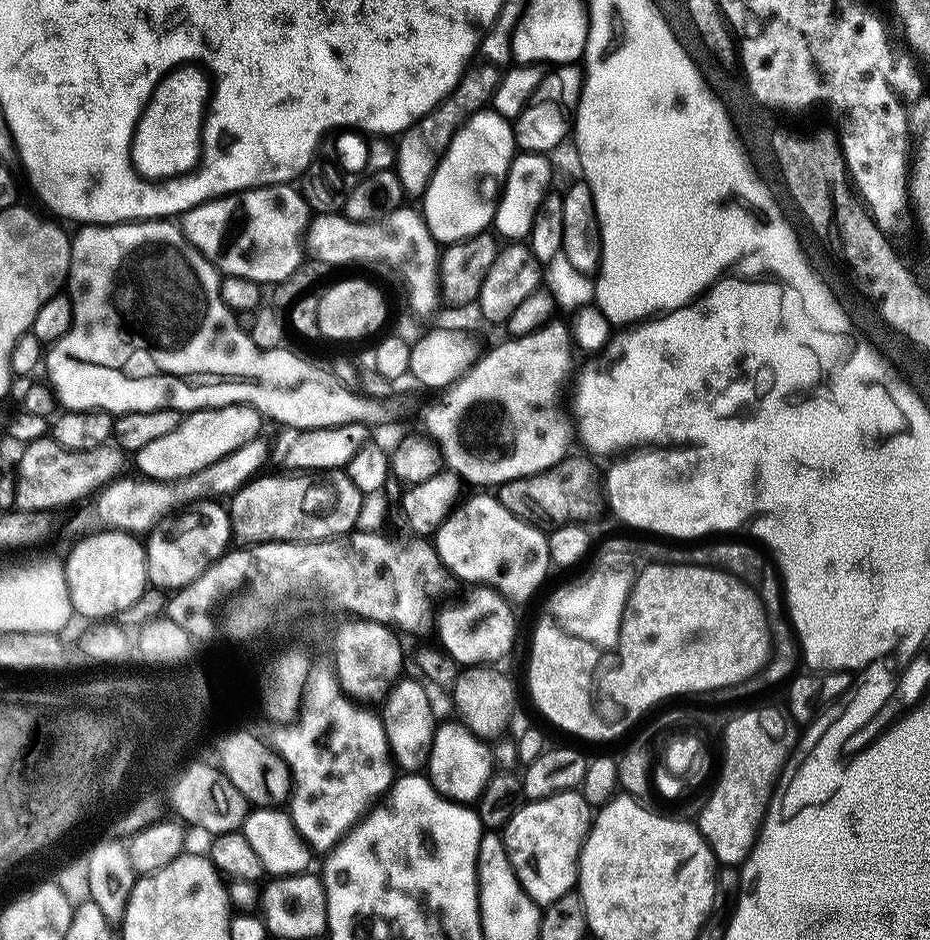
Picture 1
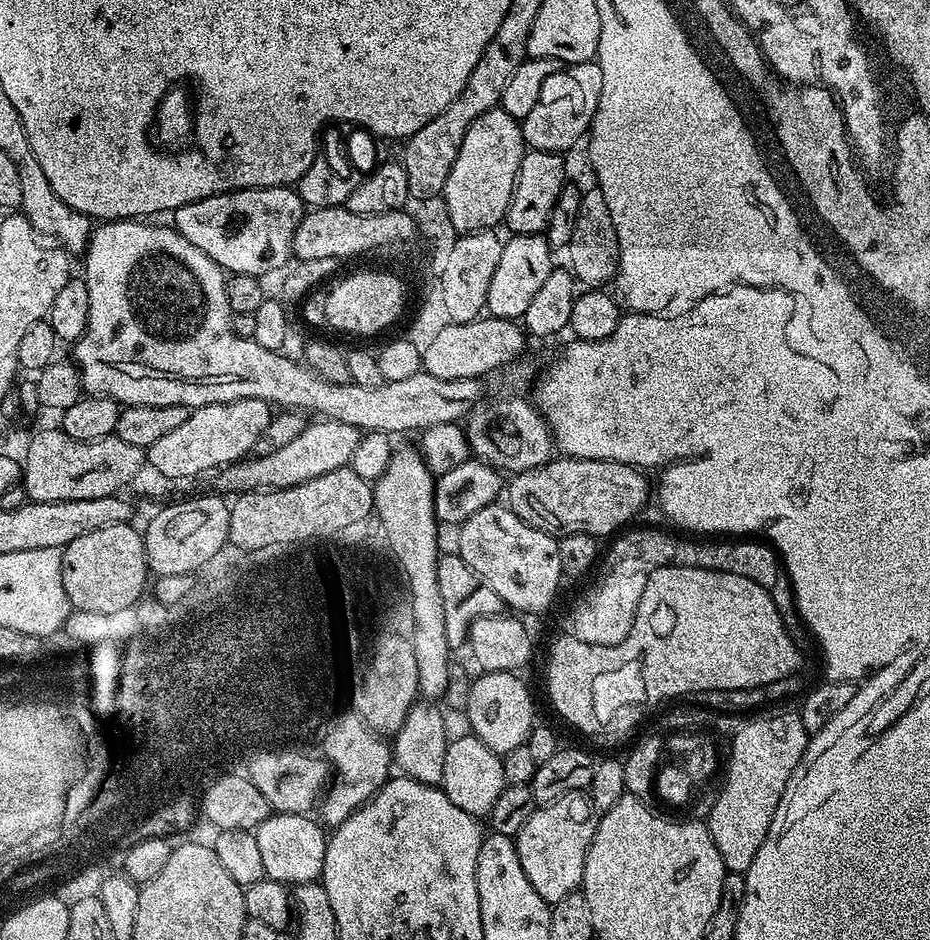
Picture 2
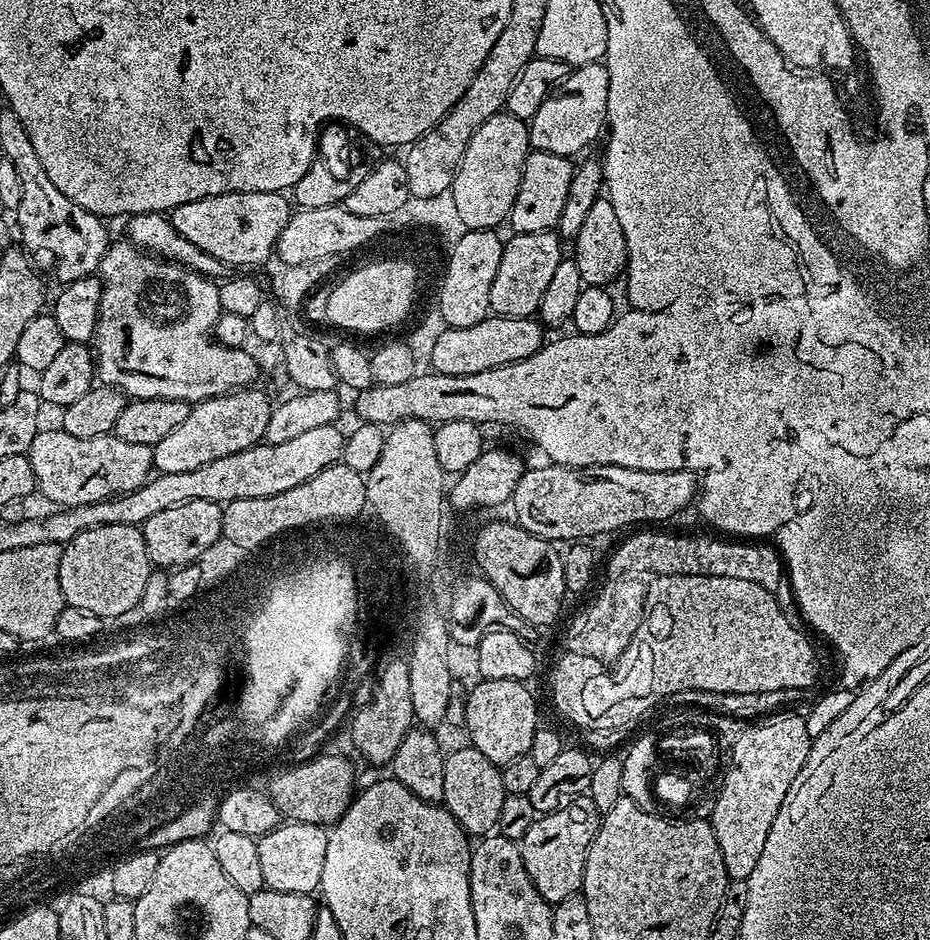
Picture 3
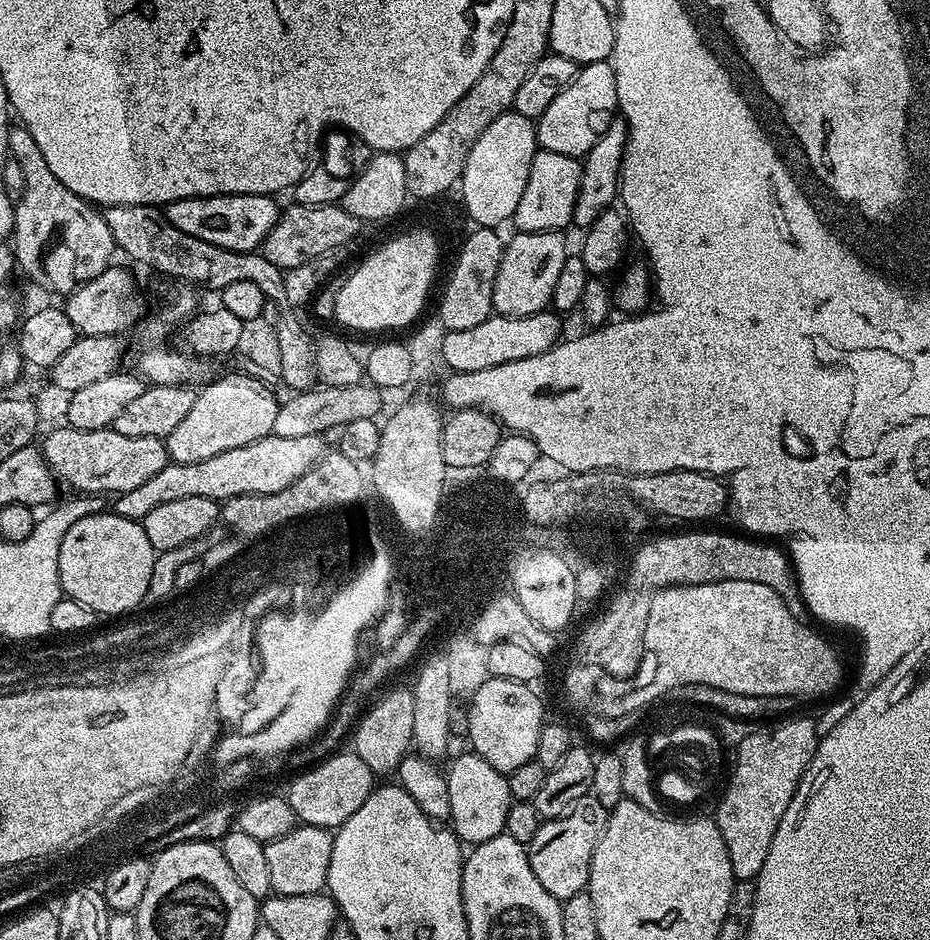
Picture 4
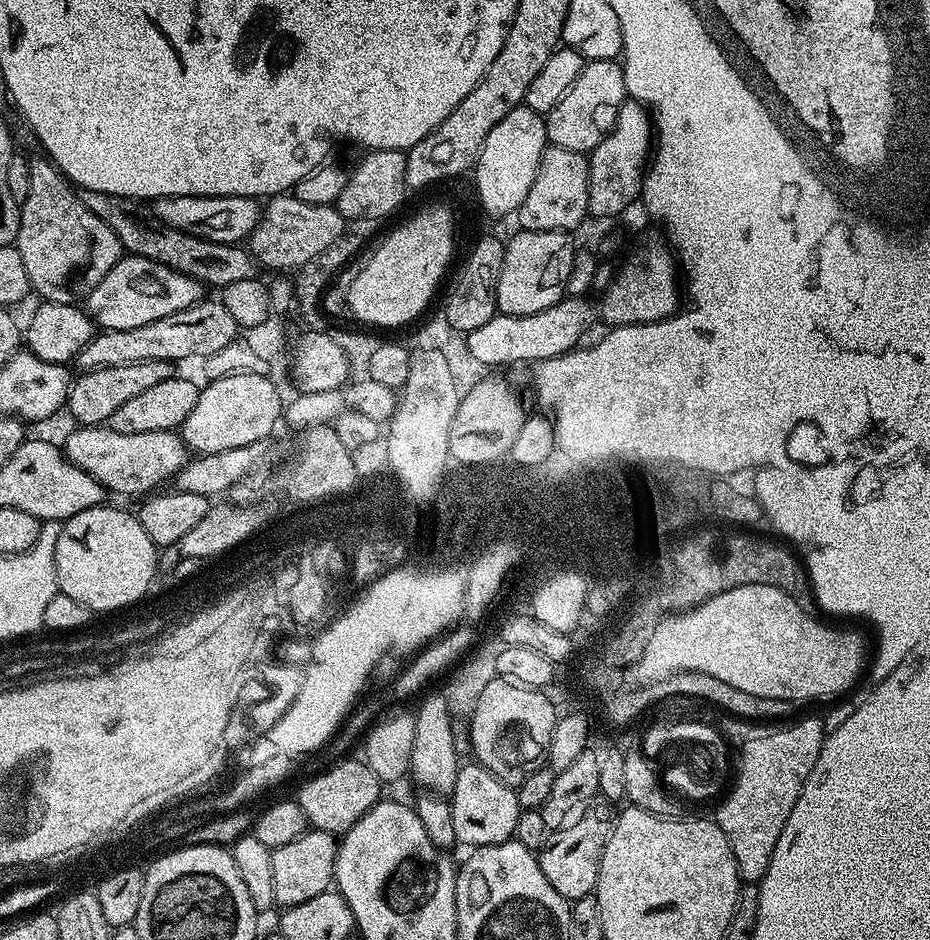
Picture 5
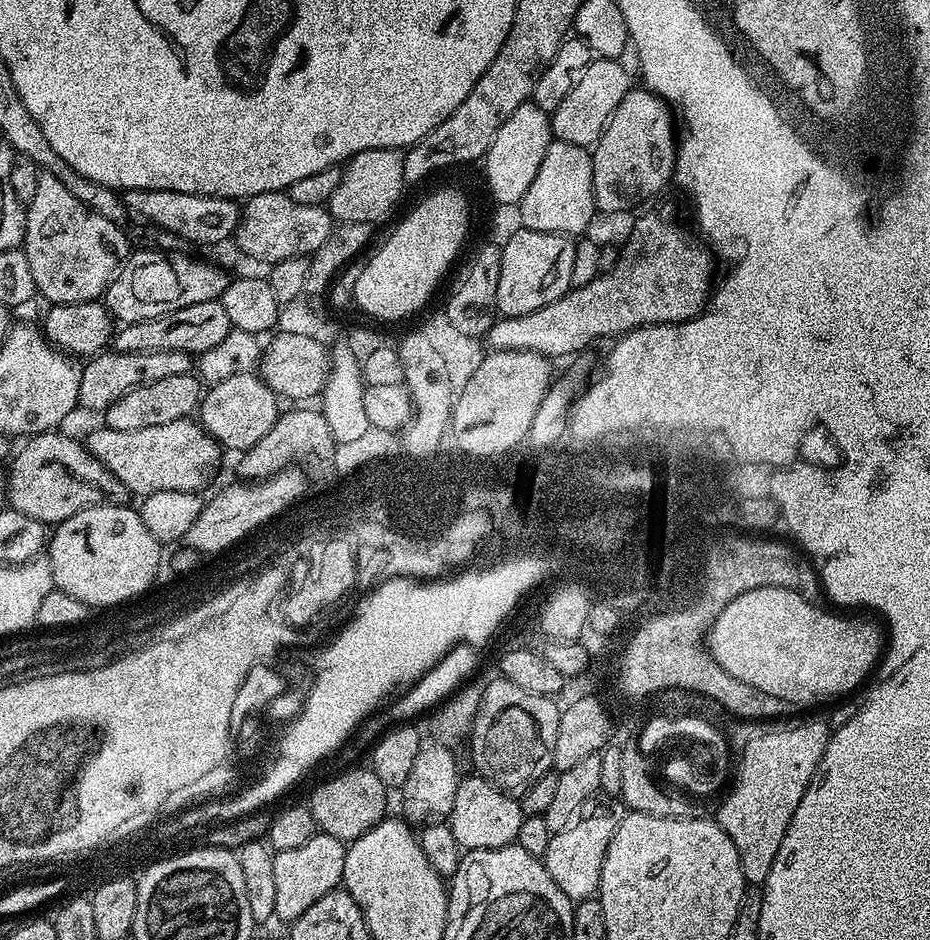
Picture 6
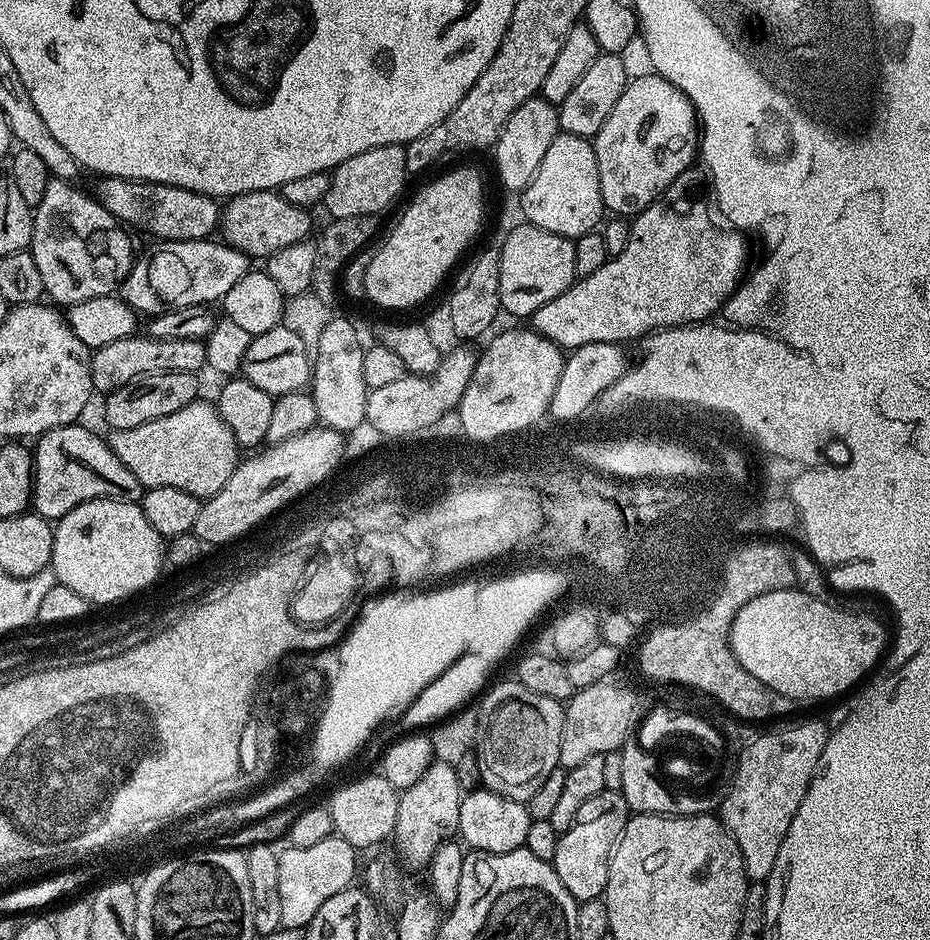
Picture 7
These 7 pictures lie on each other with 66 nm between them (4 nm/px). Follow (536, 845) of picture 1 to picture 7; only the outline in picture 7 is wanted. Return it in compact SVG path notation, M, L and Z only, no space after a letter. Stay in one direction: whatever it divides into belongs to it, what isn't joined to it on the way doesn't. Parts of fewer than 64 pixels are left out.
M605 790L588 799L582 805L582 810L578 810L578 818L572 823L570 830L560 833L558 850L550 863L555 868L562 886L566 886L566 890L576 901L598 900L603 897L612 851L620 841L629 819L630 809L623 794Z

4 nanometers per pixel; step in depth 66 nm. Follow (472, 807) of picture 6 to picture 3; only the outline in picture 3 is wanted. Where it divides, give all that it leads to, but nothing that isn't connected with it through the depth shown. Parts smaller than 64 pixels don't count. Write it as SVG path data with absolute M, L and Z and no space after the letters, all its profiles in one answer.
M465 746L450 751L444 757L443 807L448 809L469 837L480 838L491 833L500 823L500 811L505 798L501 769L477 748Z

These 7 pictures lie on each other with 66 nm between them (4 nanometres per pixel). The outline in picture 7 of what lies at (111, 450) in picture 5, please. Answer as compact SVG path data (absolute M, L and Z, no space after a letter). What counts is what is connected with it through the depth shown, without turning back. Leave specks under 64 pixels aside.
M204 398L174 410L174 414L166 414L166 418L154 418L154 422L130 430L115 430L111 435L107 441L114 454L145 489L174 486L201 498L214 496L226 486L242 456L219 407L207 404Z

